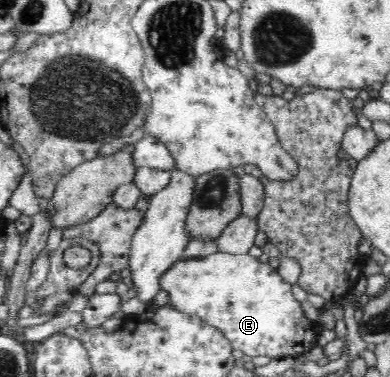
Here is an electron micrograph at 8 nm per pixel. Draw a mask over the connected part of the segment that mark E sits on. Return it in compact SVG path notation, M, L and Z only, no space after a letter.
M215 252L206 256L177 258L156 279L158 288L169 299L169 304L182 312L200 317L205 323L220 329L231 342L233 350L241 350L251 357L268 356L271 359L283 356L302 356L314 345L314 333L319 325L307 318L301 305L295 301L292 284L277 275L267 263L250 254Z

